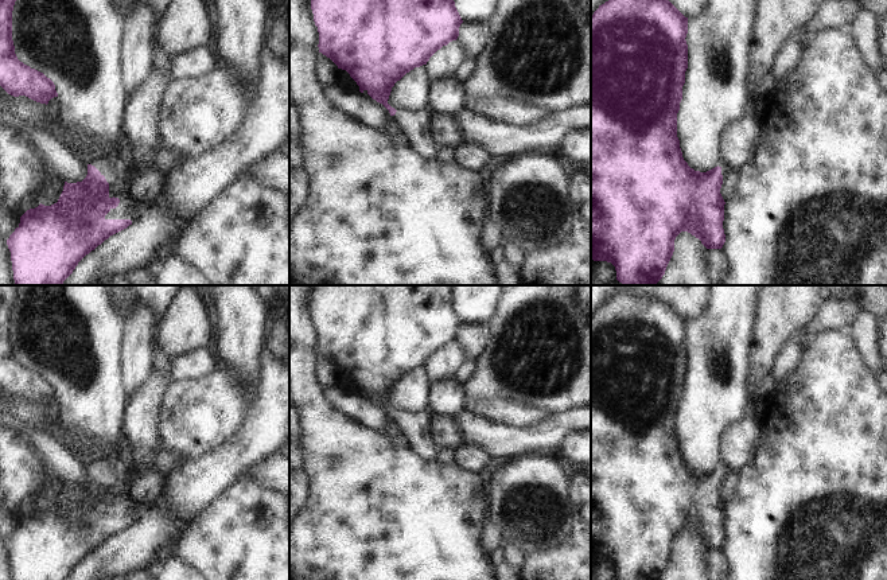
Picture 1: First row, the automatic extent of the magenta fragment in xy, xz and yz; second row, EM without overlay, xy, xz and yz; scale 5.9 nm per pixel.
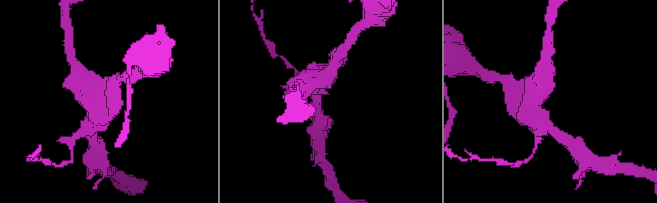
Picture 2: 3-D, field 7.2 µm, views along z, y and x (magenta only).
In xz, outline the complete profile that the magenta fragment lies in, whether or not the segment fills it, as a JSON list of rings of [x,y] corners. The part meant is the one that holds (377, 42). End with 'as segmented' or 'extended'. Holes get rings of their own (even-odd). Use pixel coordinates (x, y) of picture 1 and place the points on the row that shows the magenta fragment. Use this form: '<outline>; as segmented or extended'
[[[311,0],[314,22],[319,32],[319,52],[338,69],[346,70],[359,92],[382,104],[402,126],[413,147],[424,156],[436,159],[440,149],[432,136],[428,113],[396,110],[388,104],[392,87],[415,67],[456,40],[463,23],[454,0]]]; extended

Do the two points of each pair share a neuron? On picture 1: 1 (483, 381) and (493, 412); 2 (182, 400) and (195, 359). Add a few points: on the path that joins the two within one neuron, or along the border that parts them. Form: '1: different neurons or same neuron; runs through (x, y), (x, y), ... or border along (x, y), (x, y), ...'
1: different neurons; border along (520, 400), (493, 399), (470, 401)
2: different neurons; border along (218, 368), (198, 380), (174, 381)

